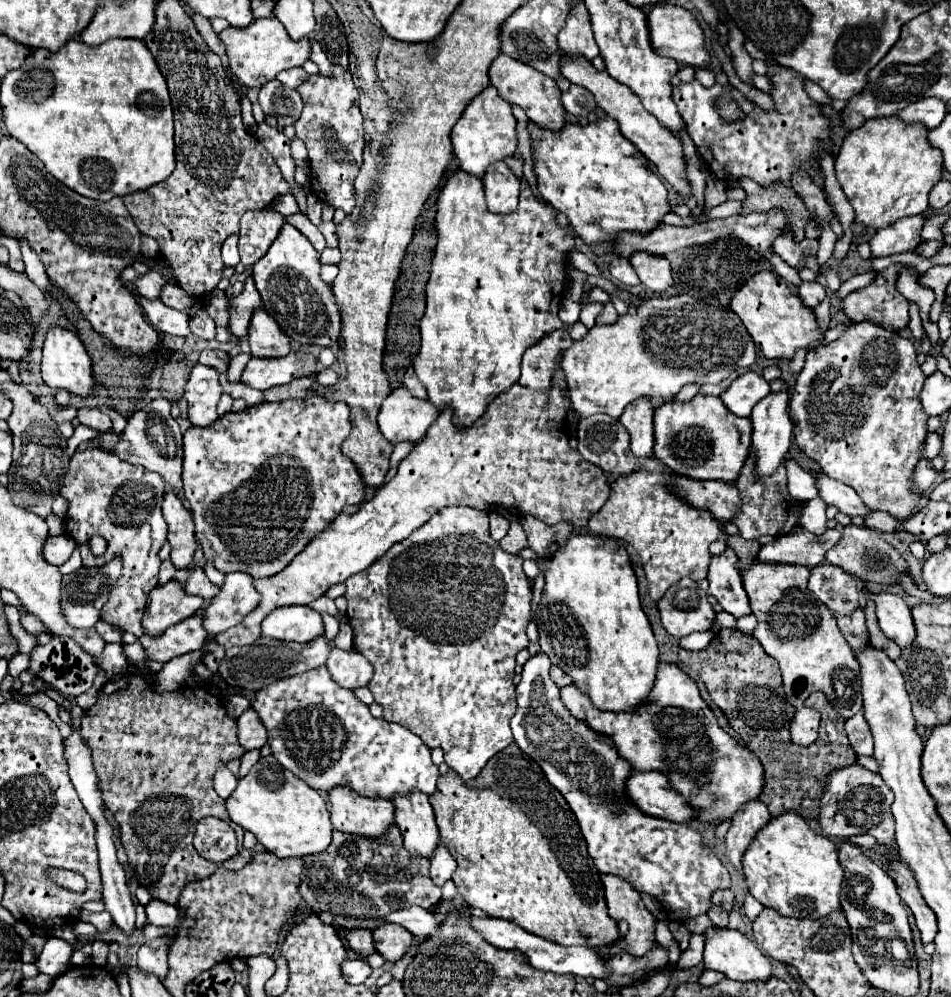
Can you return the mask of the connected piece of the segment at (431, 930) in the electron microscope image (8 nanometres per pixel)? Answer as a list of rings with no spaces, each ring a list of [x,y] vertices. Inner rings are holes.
[[[404,907],[400,911],[384,915],[382,919],[388,923],[402,925],[404,929],[408,929],[418,939],[426,939],[426,937],[434,935],[436,929],[440,927],[434,913],[430,913],[428,909],[422,909],[422,907]]]

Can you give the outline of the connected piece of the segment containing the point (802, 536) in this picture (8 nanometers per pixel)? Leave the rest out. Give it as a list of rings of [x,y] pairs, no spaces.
[[[796,527],[796,533],[782,535],[780,539],[774,539],[768,545],[760,547],[758,561],[760,563],[786,563],[786,565],[804,565],[804,567],[816,567],[824,563],[826,551],[838,543],[842,537],[840,531],[828,529],[824,535],[816,537],[804,527]]]

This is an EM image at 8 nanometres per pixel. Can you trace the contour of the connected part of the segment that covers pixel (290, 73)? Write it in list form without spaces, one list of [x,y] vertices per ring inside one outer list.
[[[294,67],[294,69],[286,69],[286,71],[282,71],[282,73],[278,73],[278,81],[282,81],[284,85],[288,85],[288,87],[298,87],[300,83],[304,83],[306,79],[308,79],[310,75],[302,69],[302,67]]]

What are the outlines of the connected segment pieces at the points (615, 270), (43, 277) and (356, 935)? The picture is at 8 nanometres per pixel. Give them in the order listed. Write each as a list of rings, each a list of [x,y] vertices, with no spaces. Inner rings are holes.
[[[614,257],[610,261],[610,275],[618,281],[622,281],[624,285],[640,285],[640,279],[636,275],[636,271],[630,267],[630,261],[624,257]]]
[[[16,237],[16,241],[18,241],[18,245],[20,245],[20,253],[22,253],[22,259],[24,259],[24,265],[26,265],[26,275],[28,275],[28,279],[34,281],[42,291],[46,291],[48,285],[50,285],[50,281],[48,281],[48,275],[46,275],[46,271],[44,271],[44,265],[42,265],[40,257],[28,247],[26,239]]]
[[[362,927],[348,929],[346,931],[346,943],[348,943],[348,949],[352,949],[352,953],[356,953],[364,959],[370,953],[374,953],[374,941],[372,941],[372,931],[370,929],[362,929]]]

